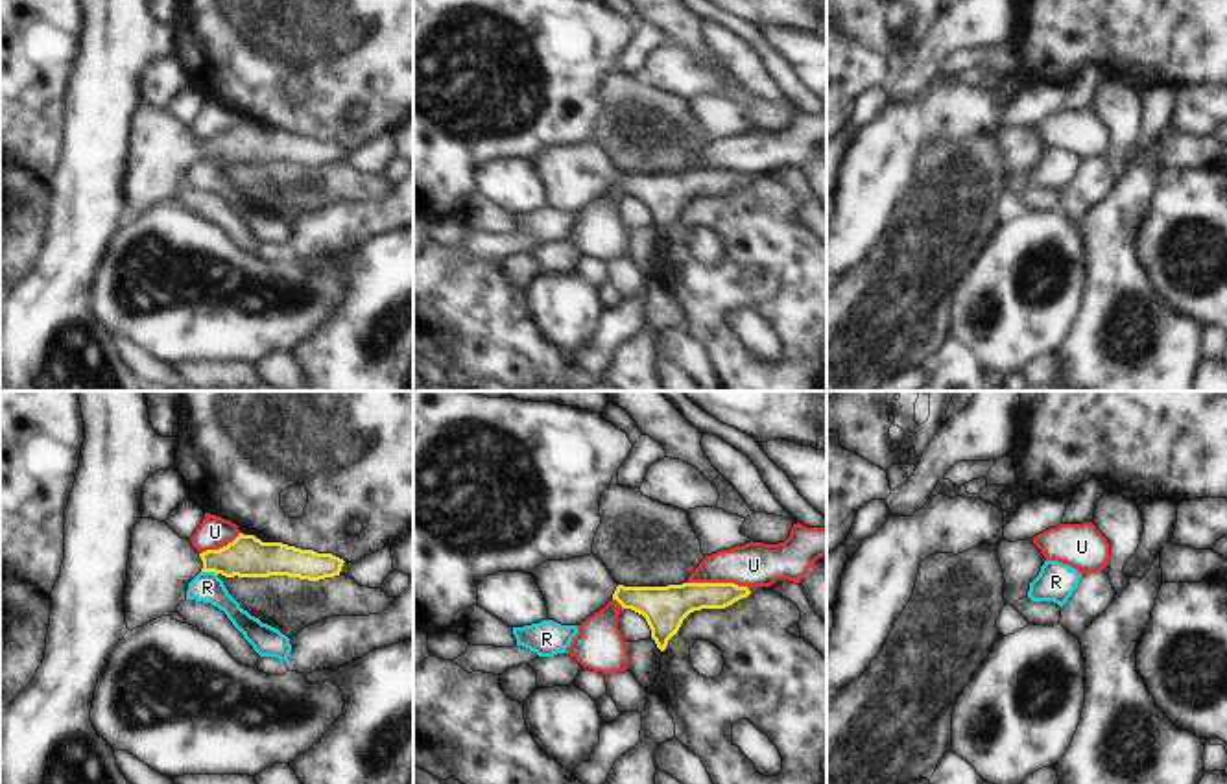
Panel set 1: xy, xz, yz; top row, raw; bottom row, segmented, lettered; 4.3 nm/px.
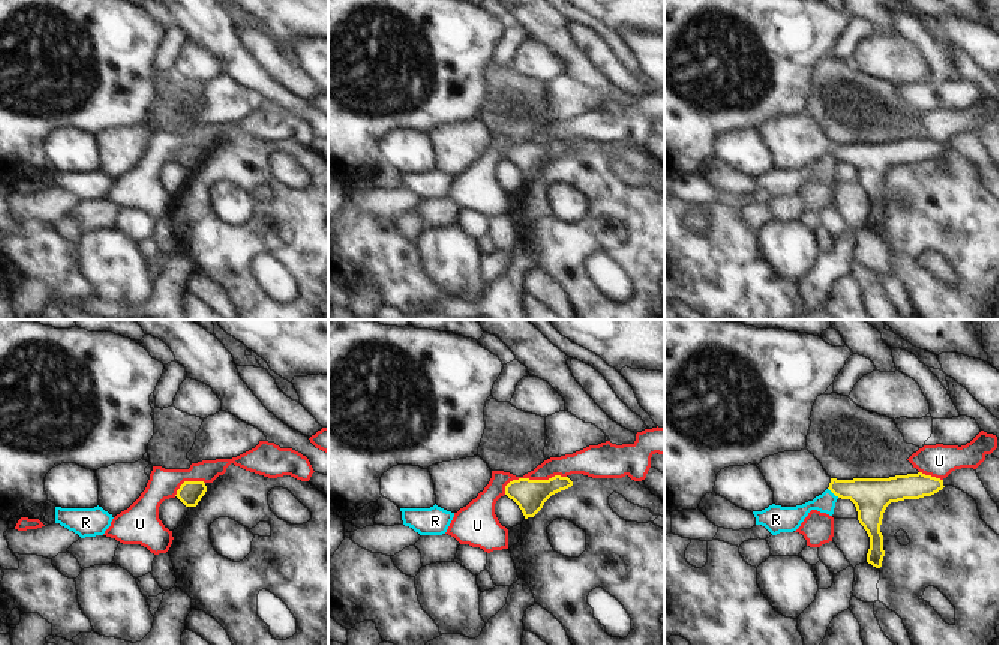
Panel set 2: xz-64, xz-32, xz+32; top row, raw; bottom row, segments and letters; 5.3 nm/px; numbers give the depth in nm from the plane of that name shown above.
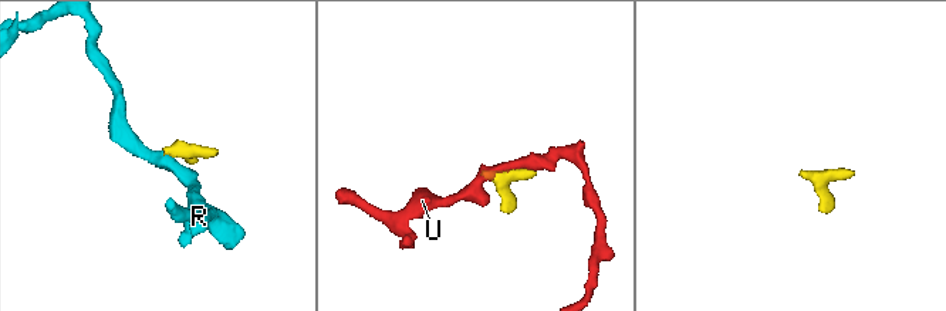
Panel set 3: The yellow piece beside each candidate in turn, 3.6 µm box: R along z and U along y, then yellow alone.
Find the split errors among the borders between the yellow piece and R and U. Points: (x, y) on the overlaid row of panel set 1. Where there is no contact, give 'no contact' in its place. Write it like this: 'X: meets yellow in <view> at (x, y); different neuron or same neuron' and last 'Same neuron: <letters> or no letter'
R: meets yellow in xy at (209, 570); different neuron
U: meets yellow in xz at (718, 583); different neuron
Same neuron: no letter

